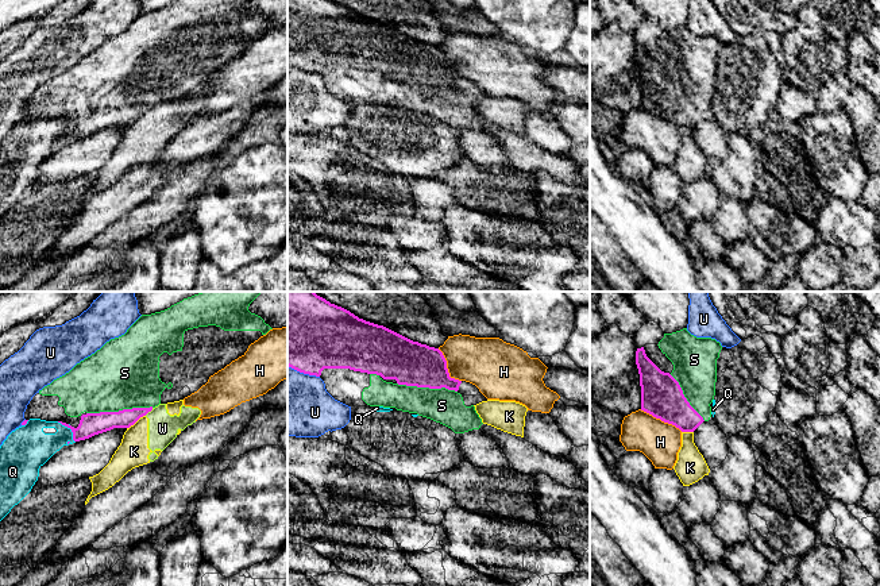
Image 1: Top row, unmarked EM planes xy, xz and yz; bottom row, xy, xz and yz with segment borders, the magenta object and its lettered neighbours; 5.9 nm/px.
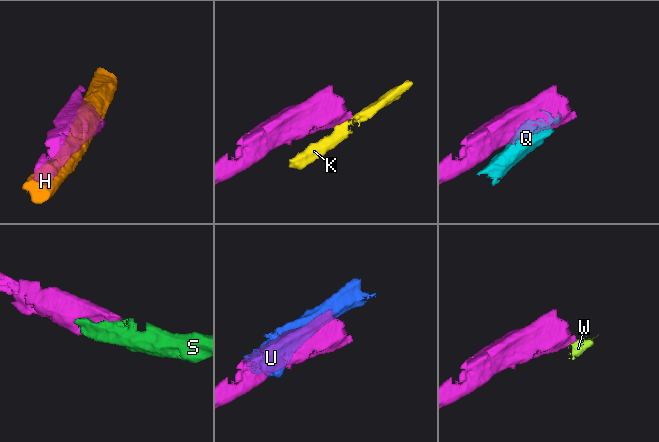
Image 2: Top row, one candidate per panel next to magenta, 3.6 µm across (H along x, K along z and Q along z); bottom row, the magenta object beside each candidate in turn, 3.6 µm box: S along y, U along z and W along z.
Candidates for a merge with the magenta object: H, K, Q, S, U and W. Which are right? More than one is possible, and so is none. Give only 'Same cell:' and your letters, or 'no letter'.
Same cell: S

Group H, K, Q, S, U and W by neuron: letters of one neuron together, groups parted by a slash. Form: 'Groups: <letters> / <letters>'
Groups: H / K W / Q / S / U

